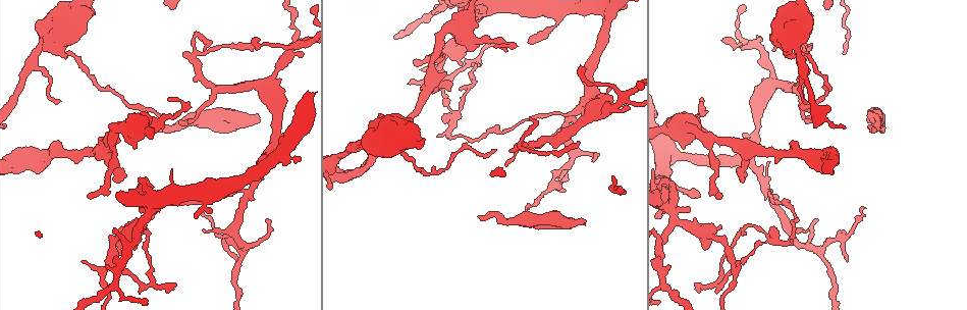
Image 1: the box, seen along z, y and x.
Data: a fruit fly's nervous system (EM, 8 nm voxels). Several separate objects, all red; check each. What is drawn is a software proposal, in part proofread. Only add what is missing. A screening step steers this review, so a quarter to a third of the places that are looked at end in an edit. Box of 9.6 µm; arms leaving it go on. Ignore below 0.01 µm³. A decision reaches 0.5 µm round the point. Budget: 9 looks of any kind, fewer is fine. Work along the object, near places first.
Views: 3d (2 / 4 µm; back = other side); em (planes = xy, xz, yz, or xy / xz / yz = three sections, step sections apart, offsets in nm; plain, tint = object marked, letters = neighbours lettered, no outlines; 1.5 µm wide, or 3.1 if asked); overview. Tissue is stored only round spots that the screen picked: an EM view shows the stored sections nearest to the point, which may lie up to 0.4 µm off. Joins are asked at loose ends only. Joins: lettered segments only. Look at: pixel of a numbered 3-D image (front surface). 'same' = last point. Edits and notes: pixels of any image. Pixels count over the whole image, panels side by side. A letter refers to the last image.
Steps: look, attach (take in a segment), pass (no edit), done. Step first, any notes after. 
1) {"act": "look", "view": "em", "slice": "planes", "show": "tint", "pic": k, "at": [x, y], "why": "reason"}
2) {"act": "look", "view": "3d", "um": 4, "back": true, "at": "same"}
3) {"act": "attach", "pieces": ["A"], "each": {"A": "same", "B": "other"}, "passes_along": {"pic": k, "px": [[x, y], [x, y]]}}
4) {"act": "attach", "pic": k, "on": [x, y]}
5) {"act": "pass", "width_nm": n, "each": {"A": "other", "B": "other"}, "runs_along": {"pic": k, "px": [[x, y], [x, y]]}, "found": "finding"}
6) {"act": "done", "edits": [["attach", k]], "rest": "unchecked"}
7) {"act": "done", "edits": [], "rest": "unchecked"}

{"act": "look", "view": "3d", "um": 2, "pic": 1, "at": [473, 51], "why": "stops while still wide"}

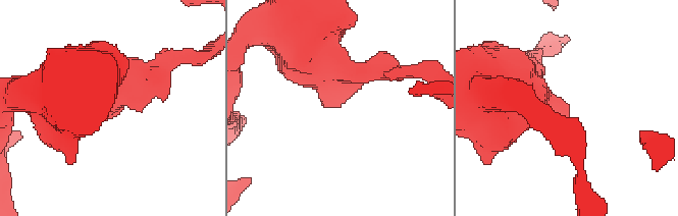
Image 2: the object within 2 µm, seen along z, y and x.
{"act": "look", "view": "em", "slice": "planes", "show": "letters", "pic": 2, "at": [340, 107], "why": "now the EM"}

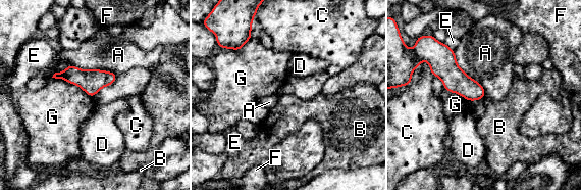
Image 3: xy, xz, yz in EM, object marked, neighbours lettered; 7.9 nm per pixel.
{"act": "pass", "each": {"A": "other", "B": "other", "C": "other", "D": "other", "E": "other", "F": "other", "G": "other"}, "border": {"pic": 3, "px": [[117, 75], [69, 64], [51, 77]]}, "found": "no lettered segment goes on from it"}

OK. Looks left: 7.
{"act": "look", "view": "3d", "um": 2, "pic": 1, "at": [695, 286], "why": "branch stops here"}

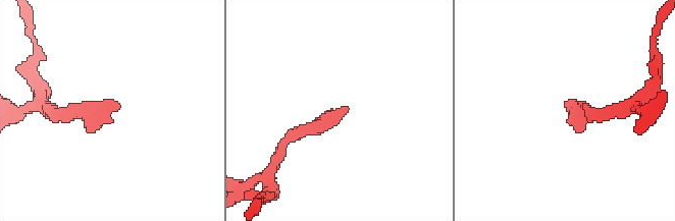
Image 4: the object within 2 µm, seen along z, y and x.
{"act": "look", "view": "em", "slice": "xy", "step": 4, "show": "tint", "pic": 4, "at": [565, 105]}

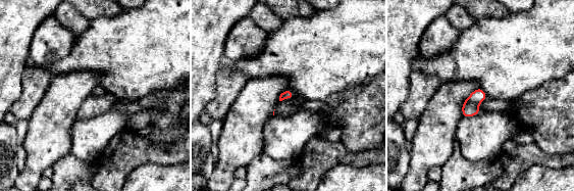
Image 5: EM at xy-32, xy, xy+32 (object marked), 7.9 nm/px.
{"act": "look", "view": "em", "slice": "planes", "show": "letters", "at": "same", "why": "another direction"}

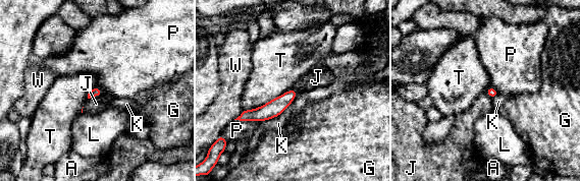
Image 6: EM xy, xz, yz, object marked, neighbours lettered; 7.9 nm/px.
{"act": "pass", "longest_contact_nm": ["T", 420], "each": {"A": "other", "G": "other", "J": "other", "K": "other", "L": "other", "P": "other", "T": "other", "W": "other"}, "runs_along": {"pic": 6, "px": [[294, 93], [266, 112], [242, 118]]}, "found": "no lettered segment goes on from it"}

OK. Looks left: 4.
{"act": "look", "view": "em", "slice": "xz", "step": 4, "show": "letters", "pic": 1, "at": [585, 219], "why": "an open end"}

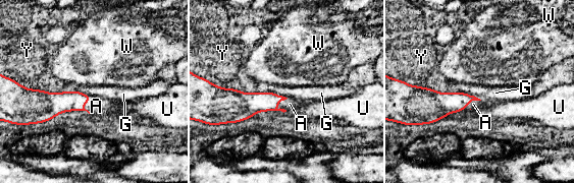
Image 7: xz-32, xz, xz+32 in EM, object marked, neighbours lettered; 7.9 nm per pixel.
{"act": "attach", "pieces": ["A"], "each": {"A": "same", "G": "other", "U": "other", "W": "other", "Y": "other"}, "passes_along": {"pic": 7, "px": [[249, 103], [280, 100], [290, 104]]}, "found": "it goes on there"}

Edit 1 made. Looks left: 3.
{"act": "look", "view": "overview", "why": "see it whole again"}

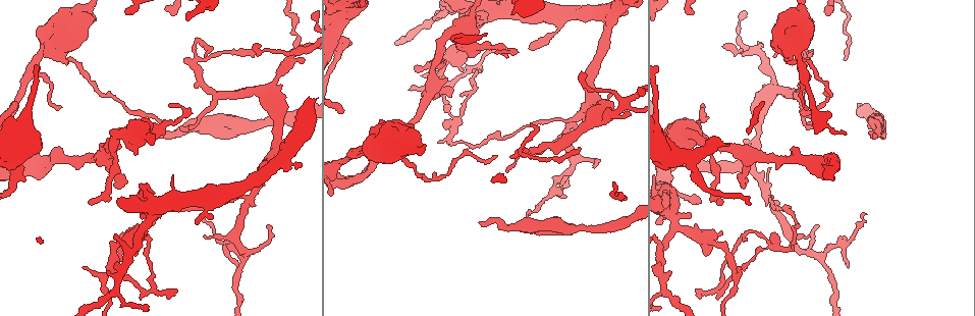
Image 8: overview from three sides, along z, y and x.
{"act": "look", "view": "em", "slice": "yz", "step": 8, "show": "tint", "pic": 8, "at": [412, 126], "why": "thick end"}

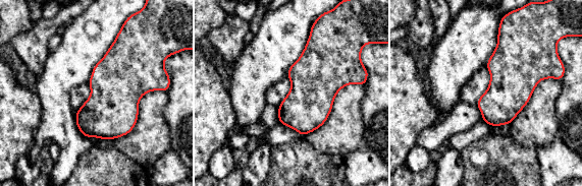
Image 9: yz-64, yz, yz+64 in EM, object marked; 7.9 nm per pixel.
{"act": "look", "view": "em", "slice": "planes", "show": "letters", "at": "same", "why": "cut it another way"}

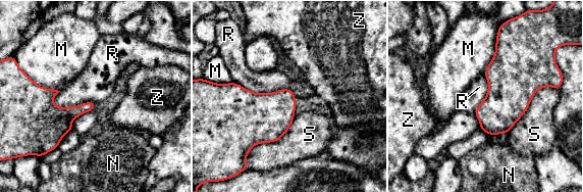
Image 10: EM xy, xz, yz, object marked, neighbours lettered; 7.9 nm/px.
{"act": "pass", "each": {"M": "other", "N": "other", "R": "other", "S": "other", "Z": "other"}, "border": {"pic": 10, "px": [[233, 82], [259, 93], [292, 90]]}, "found": "none of them fits"}

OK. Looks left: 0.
{"act": "done", "edits": [["attach", 7]], "rest": "unchecked"}

